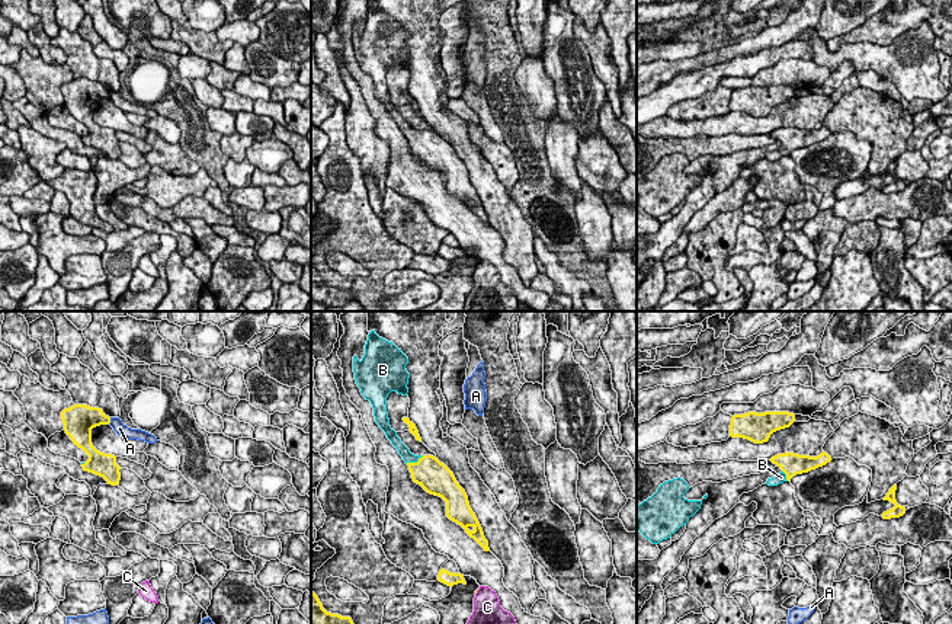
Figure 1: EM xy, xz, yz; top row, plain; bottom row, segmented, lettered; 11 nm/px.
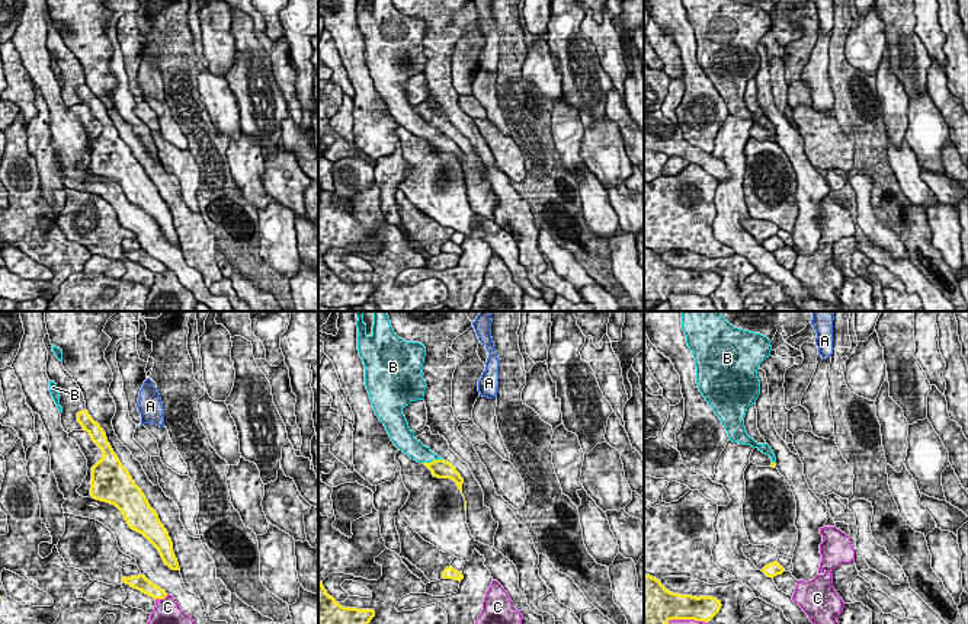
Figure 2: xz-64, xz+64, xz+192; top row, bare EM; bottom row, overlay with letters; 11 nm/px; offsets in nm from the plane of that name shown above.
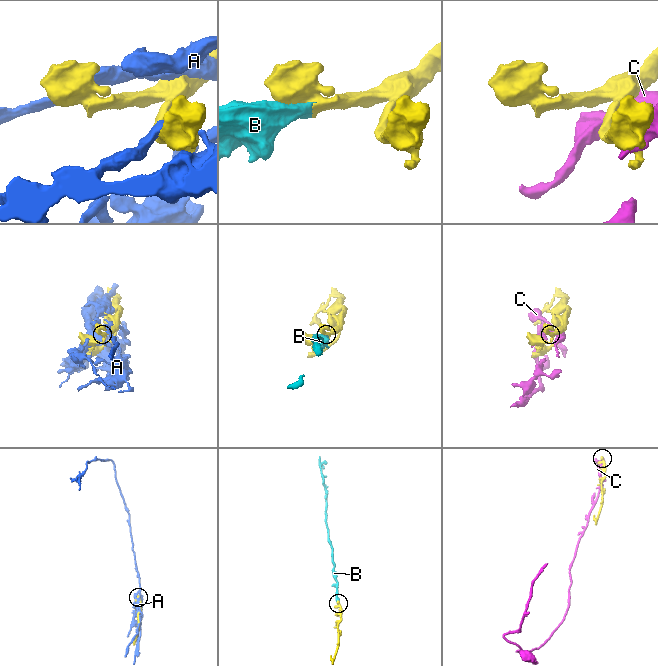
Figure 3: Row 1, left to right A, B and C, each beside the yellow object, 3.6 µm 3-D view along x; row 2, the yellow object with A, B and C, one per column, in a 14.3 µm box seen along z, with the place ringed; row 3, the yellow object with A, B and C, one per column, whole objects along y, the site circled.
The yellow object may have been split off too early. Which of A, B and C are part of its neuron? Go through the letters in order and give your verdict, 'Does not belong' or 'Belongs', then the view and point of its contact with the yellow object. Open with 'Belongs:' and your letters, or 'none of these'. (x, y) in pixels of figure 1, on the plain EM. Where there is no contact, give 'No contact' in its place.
Belongs: B
A: Does not belong. Touches yellow at xy (109, 95)
B: Belongs. Touches yellow at xz (414, 137)
C: Does not belong. Touches yellow at xz (476, 266)

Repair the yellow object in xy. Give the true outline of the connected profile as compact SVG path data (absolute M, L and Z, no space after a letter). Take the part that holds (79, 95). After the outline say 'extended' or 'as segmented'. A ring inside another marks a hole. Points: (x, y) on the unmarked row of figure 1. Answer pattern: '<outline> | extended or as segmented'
M74 79L61 86L61 93L64 105L74 119L89 129L89 134L81 138L83 144L103 151L108 159L119 159L121 141L116 138L116 131L97 125L92 118L92 103L100 99L109 99L110 92L99 81Z | as segmented

